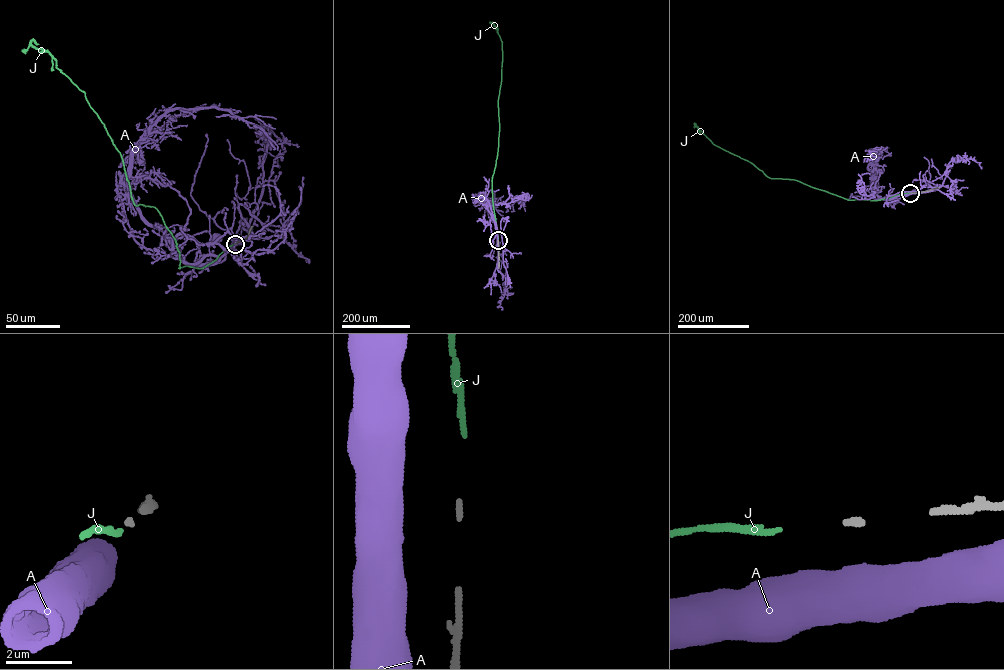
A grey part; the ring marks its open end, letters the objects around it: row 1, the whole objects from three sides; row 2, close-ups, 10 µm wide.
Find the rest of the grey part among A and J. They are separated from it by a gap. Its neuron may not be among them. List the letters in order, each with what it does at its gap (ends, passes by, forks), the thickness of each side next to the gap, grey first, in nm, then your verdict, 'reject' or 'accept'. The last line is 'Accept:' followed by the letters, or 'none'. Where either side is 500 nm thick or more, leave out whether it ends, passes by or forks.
A: 140 nm thick on the grey side, 750 nm on the other; reject
J: it ends there; 140 nm thick on the grey side, 130 nm on the other; accept
Accept: J

